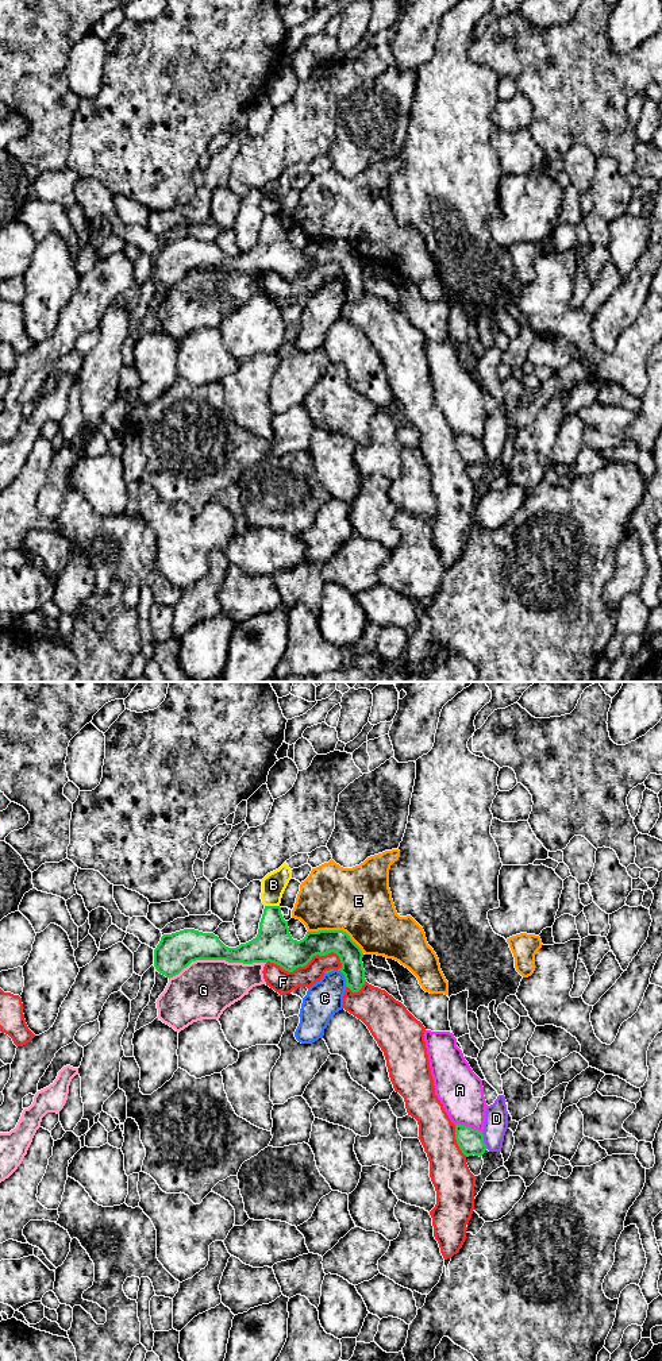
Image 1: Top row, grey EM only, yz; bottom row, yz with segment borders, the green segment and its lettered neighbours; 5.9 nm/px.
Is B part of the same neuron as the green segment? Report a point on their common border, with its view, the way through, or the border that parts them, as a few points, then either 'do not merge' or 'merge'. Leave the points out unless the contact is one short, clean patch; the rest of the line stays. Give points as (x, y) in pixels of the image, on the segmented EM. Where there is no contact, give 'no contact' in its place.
yz (272, 906) | do not merge

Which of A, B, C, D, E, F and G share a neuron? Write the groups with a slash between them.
A / B / C / D / E / F / G

